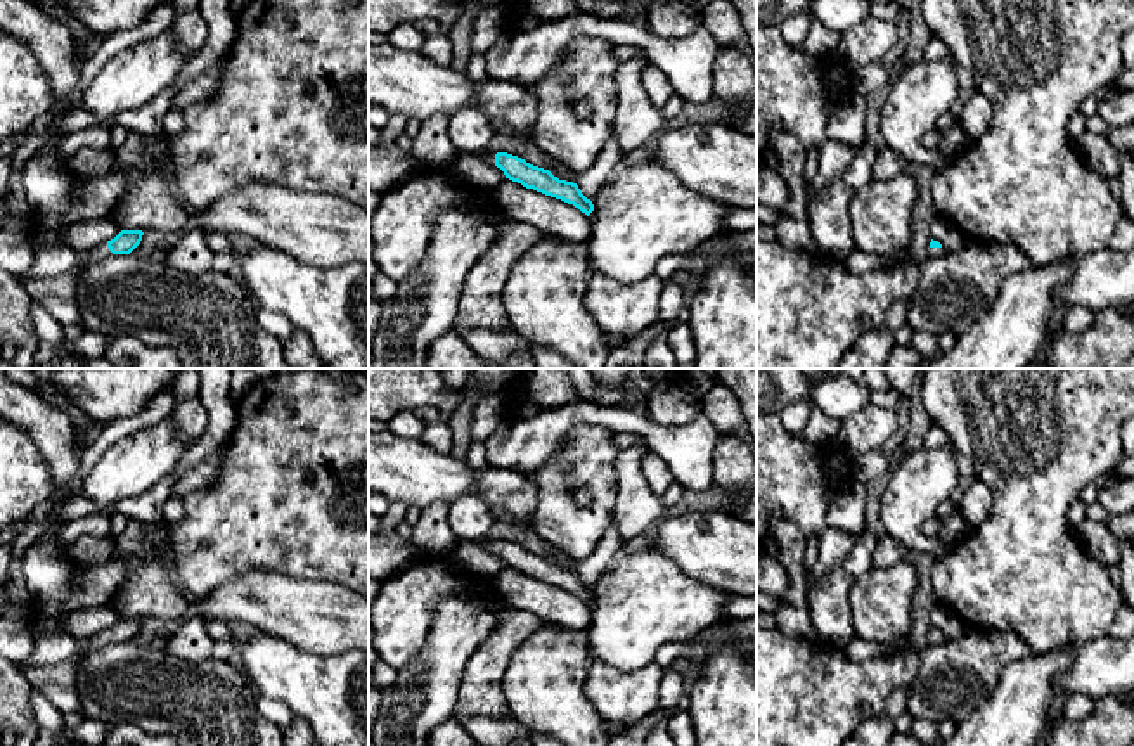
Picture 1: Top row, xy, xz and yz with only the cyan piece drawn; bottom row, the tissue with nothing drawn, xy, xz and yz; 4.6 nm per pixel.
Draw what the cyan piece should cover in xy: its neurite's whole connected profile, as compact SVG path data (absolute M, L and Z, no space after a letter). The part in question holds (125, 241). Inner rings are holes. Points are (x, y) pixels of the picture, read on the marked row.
M121 230L114 239L83 253L74 251L66 242L35 249L31 268L23 277L35 280L57 277L76 265L87 267L113 254L130 254L140 244L142 235L142 230Z

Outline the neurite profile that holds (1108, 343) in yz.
M1134 306L1098 312L1094 322L1079 334L1061 332L1049 346L1044 363L1051 369L1134 369Z

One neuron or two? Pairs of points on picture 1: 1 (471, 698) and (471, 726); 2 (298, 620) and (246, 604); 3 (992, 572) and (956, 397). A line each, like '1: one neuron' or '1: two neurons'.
1: two neurons
2: one neuron
3: one neuron

